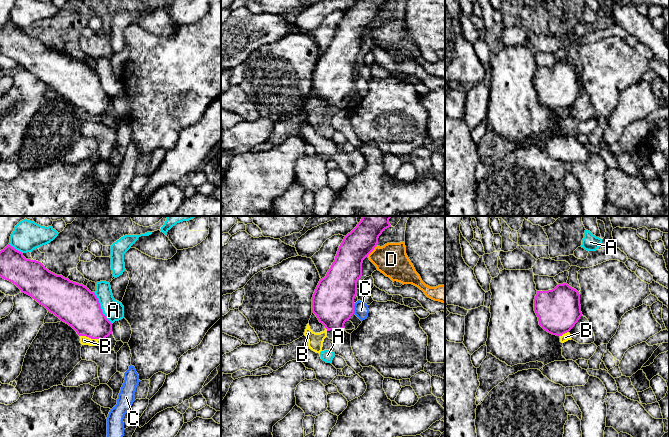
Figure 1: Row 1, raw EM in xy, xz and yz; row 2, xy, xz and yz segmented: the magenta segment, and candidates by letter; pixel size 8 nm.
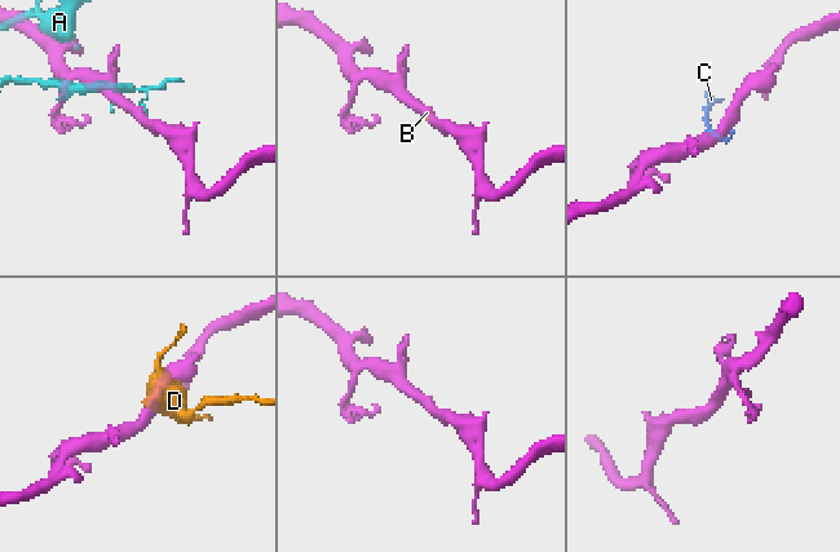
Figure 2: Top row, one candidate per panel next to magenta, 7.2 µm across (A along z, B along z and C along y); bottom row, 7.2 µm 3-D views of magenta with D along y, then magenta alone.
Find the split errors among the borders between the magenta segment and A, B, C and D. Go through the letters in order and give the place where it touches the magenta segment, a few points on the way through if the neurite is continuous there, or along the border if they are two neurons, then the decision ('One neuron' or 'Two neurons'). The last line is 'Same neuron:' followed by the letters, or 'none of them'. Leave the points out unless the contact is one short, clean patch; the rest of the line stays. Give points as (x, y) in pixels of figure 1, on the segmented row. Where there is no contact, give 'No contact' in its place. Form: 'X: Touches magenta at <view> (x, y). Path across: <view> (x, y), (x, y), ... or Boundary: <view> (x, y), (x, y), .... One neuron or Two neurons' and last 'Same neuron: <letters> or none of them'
A: Touches magenta at xy (100, 308). Two neurons
B: Touches magenta at xy (91, 338). Boundary: xy (80, 335), (99, 338), (102, 341). Two neurons
C: Touches magenta at xz (353, 308). Boundary: xz (355, 303), (353, 313). Two neurons
D: Touches magenta at xz (372, 250). Two neurons
Same neuron: none of them

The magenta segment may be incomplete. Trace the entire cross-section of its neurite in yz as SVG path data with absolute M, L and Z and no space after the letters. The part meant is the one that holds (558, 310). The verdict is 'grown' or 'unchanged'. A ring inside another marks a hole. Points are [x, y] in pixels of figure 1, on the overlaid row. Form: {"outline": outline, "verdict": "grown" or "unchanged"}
{"outline": "M567 283L548 291L537 291L534 311L539 325L548 333L562 336L569 332L582 316L579 292Z", "verdict": "unchanged"}

